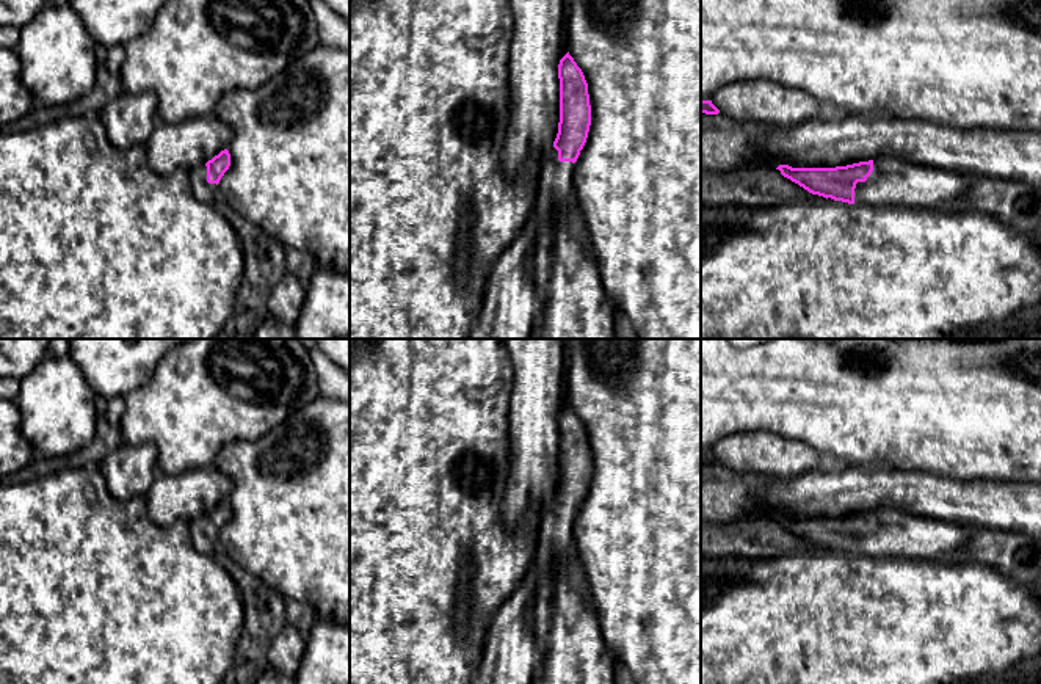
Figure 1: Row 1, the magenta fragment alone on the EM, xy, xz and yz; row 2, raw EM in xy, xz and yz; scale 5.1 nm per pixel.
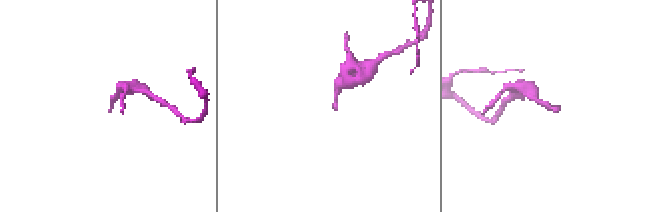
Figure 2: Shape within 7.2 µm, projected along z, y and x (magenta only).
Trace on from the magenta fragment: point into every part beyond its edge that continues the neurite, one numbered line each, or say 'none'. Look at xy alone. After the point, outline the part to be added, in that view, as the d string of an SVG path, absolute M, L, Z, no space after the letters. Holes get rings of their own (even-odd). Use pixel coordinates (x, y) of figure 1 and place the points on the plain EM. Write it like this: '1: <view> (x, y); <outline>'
1: xy (207, 545); M201 516L190 522L190 535L193 546L204 555L215 555L219 549L219 541L216 535L207 533L207 518Z

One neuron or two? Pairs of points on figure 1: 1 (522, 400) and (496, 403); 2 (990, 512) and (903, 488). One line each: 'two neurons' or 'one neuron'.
1: two neurons
2: one neuron

